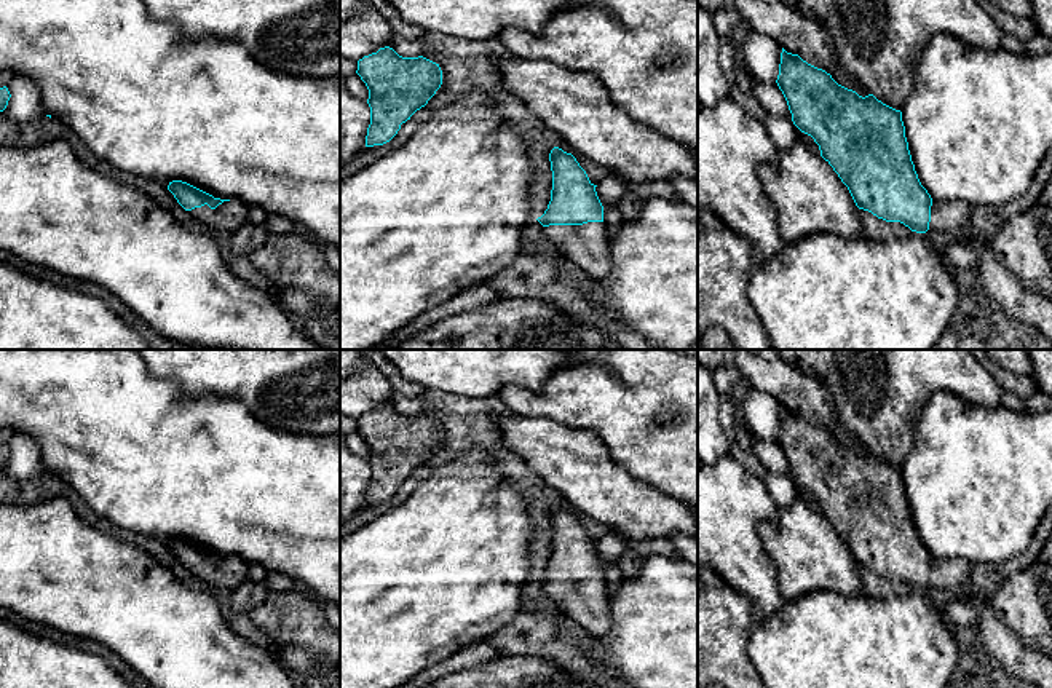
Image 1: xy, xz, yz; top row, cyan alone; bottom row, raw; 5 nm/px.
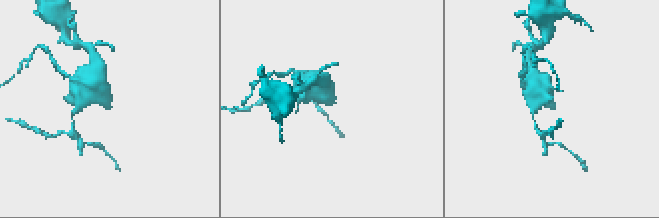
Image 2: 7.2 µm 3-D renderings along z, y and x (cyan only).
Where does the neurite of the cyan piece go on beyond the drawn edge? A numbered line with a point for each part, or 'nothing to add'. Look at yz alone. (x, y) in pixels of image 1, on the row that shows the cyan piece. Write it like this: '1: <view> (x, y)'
1: yz (1027, 307)

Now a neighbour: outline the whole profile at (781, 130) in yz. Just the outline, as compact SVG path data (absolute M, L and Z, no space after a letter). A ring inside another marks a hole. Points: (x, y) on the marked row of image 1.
M766 115L761 120L777 150L790 150L798 140L798 132L792 120L779 115Z

